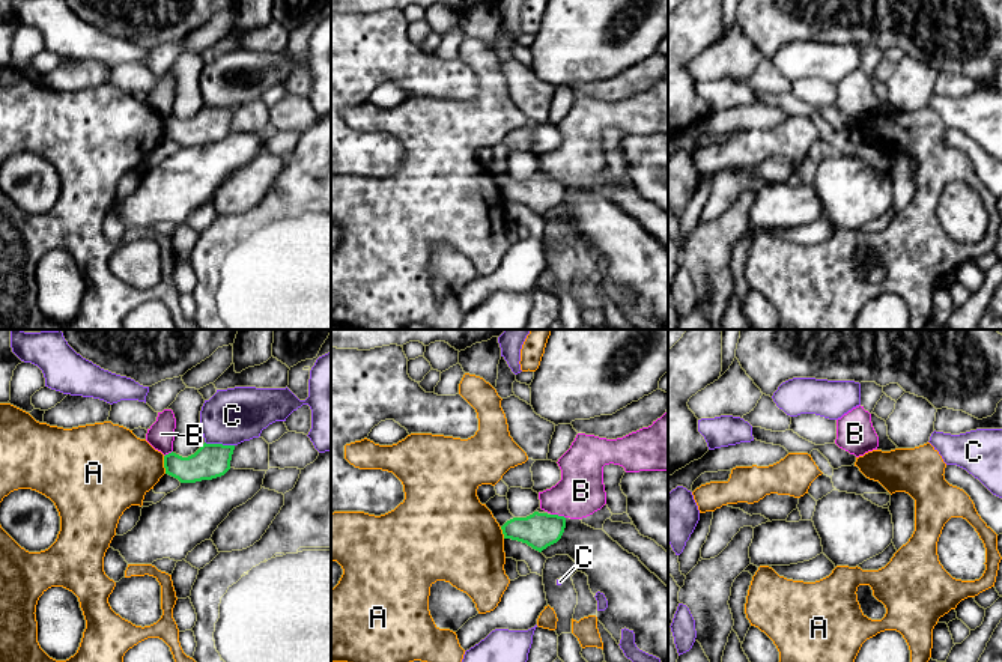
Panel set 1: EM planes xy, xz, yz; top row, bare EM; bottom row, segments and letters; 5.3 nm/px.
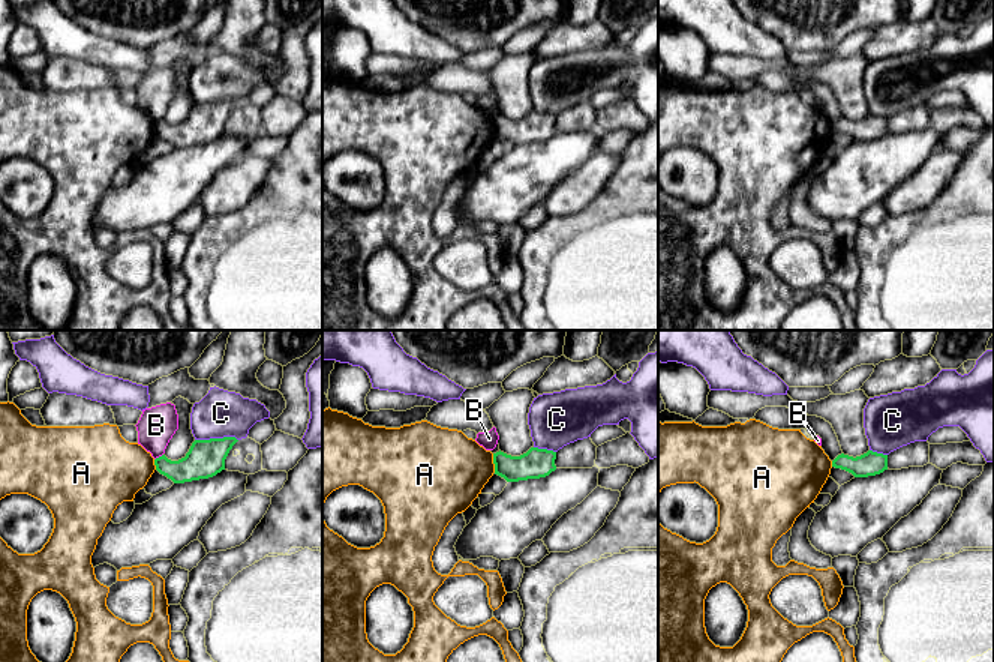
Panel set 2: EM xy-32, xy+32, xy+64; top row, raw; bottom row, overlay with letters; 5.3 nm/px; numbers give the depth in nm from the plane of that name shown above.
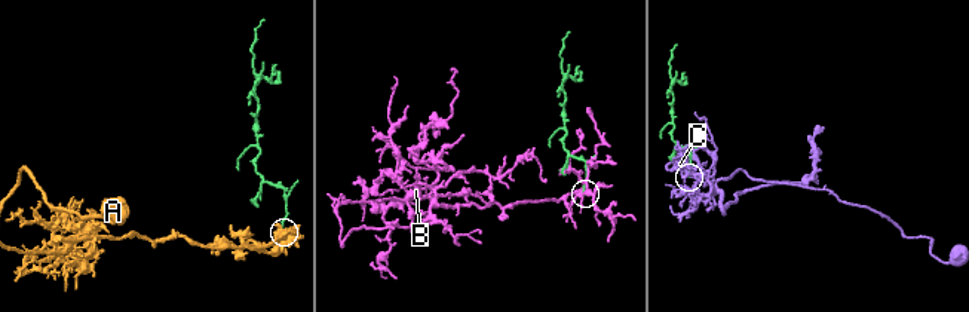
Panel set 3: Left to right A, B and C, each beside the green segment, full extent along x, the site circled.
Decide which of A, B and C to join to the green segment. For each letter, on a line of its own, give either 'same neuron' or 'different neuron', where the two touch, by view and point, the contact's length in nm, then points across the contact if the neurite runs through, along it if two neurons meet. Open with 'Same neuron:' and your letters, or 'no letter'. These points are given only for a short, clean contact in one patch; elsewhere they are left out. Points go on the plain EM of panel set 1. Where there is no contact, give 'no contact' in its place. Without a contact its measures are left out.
Same neuron: no letter
A: different neuron; contact xy (164, 128); length 100 nm; border xy (163, 119), (166, 136)
B: different neuron; contact xz (557, 178); length 80 nm
C: different neuron; contact xy (220, 107); length 160 nm

